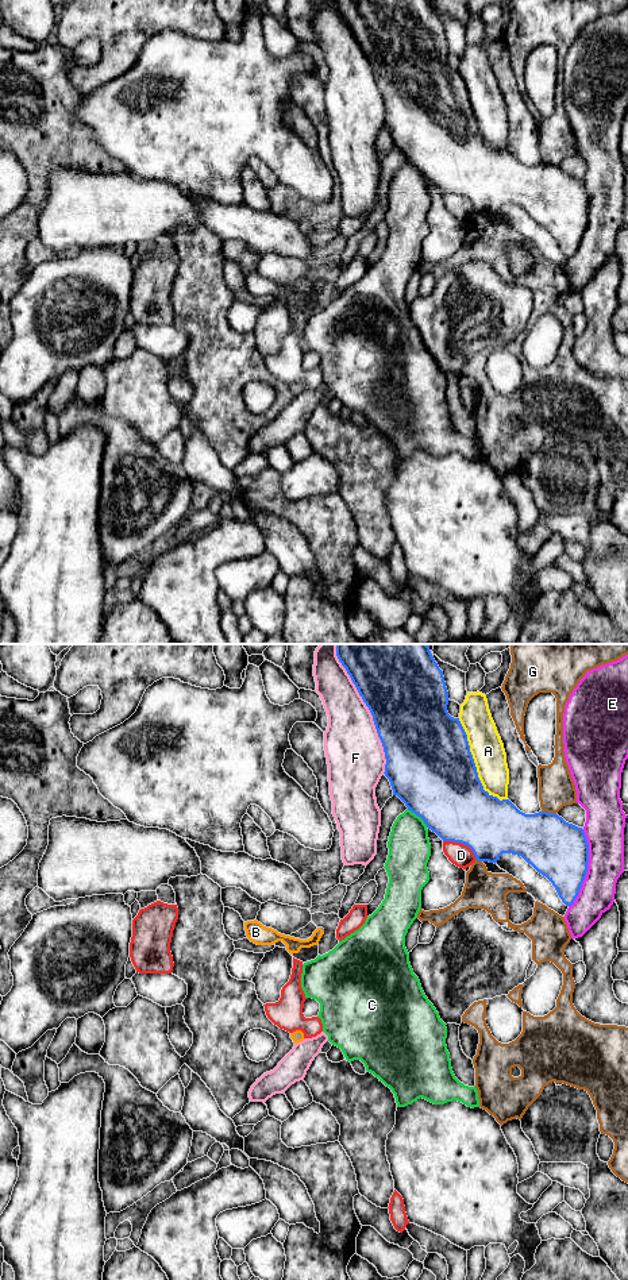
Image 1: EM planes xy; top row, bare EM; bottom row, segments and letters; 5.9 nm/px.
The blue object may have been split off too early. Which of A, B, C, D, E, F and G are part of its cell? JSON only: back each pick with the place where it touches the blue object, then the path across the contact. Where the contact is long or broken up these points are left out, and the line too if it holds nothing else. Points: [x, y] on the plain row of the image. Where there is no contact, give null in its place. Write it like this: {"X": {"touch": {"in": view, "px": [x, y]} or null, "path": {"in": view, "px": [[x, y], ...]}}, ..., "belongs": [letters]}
{"B": {"touch": null}, "belongs": ["B"]}

